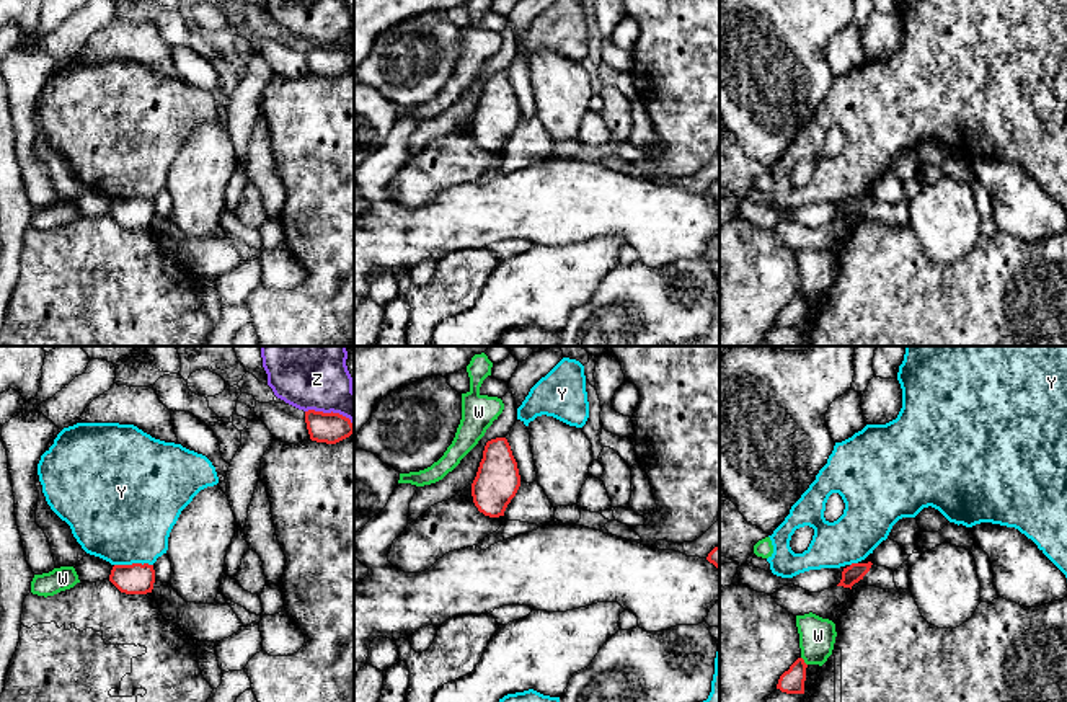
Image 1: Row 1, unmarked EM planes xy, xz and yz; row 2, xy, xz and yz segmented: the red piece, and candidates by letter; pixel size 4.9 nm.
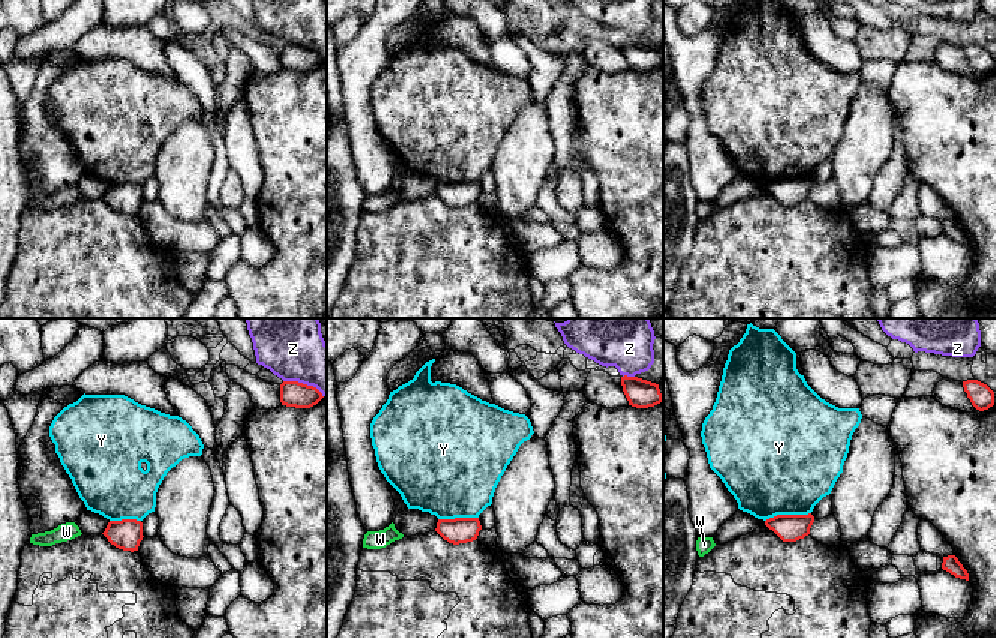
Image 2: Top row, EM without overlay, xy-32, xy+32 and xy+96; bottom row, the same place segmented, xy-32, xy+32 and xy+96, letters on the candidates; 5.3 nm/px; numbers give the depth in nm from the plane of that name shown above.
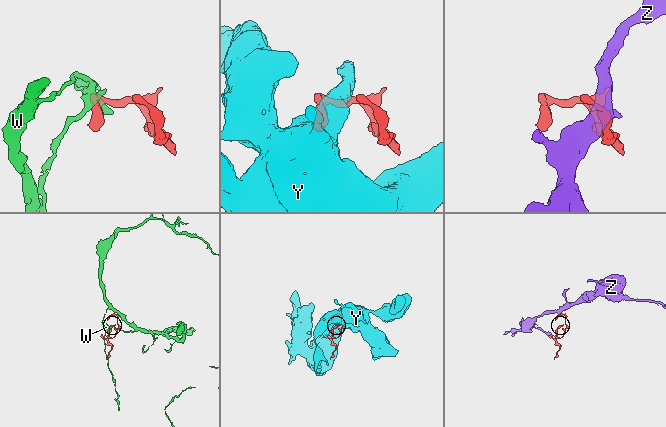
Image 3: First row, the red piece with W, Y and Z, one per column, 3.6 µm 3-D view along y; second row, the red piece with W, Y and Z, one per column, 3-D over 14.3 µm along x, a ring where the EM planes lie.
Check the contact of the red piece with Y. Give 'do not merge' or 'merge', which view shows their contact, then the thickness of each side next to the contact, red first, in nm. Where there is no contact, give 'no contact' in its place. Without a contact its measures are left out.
merge; contact in xy; calibres 150 and 480 nm

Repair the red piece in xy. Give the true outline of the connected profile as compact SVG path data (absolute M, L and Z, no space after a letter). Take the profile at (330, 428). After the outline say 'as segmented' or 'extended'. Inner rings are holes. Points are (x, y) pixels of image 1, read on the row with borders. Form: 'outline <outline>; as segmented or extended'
outline M305 411L305 423L312 441L336 444L354 433L349 418L339 413Z; as segmented

